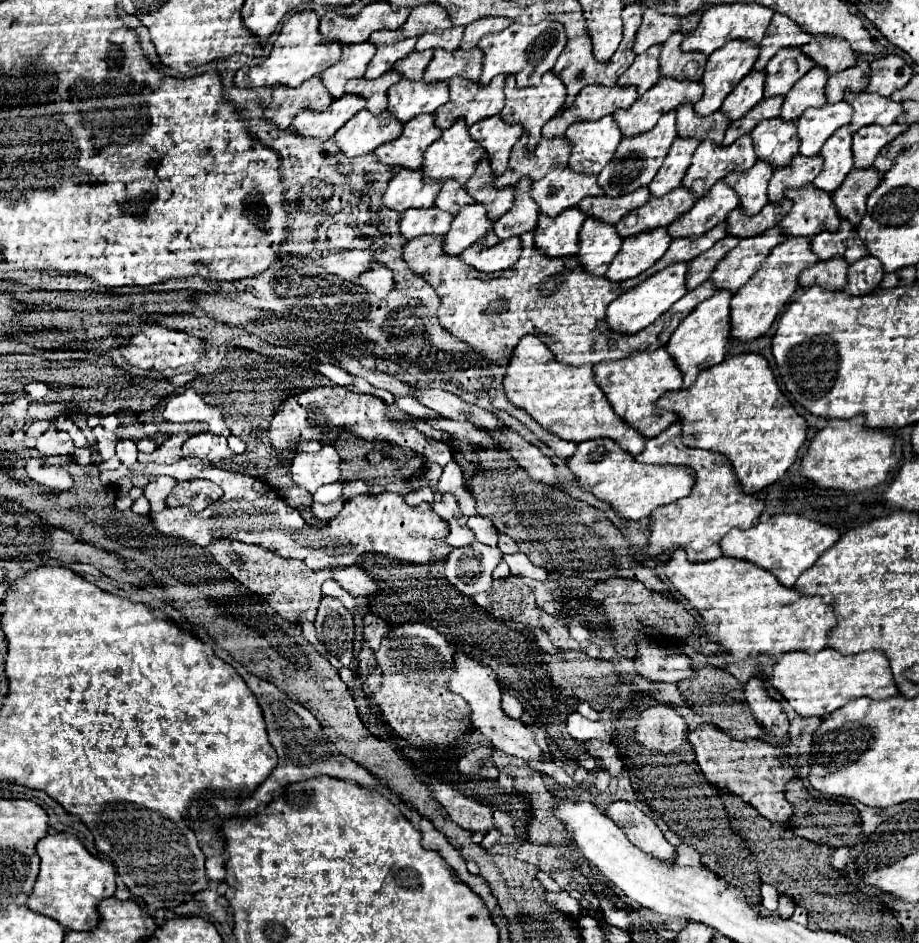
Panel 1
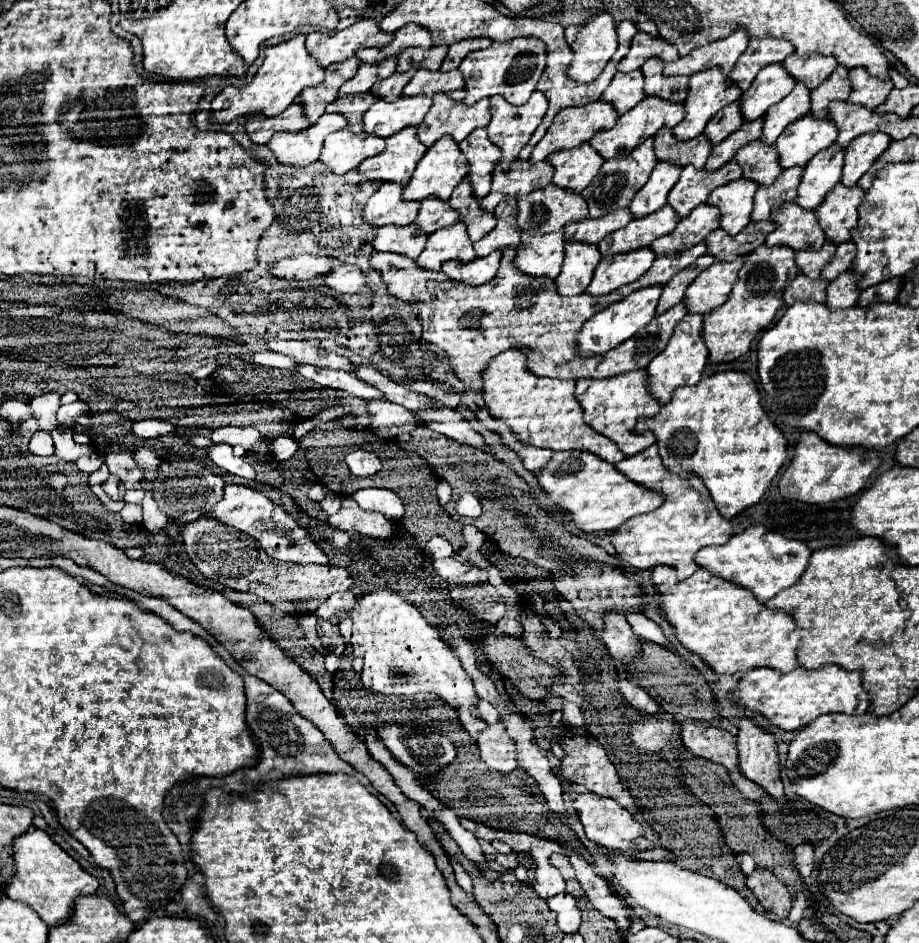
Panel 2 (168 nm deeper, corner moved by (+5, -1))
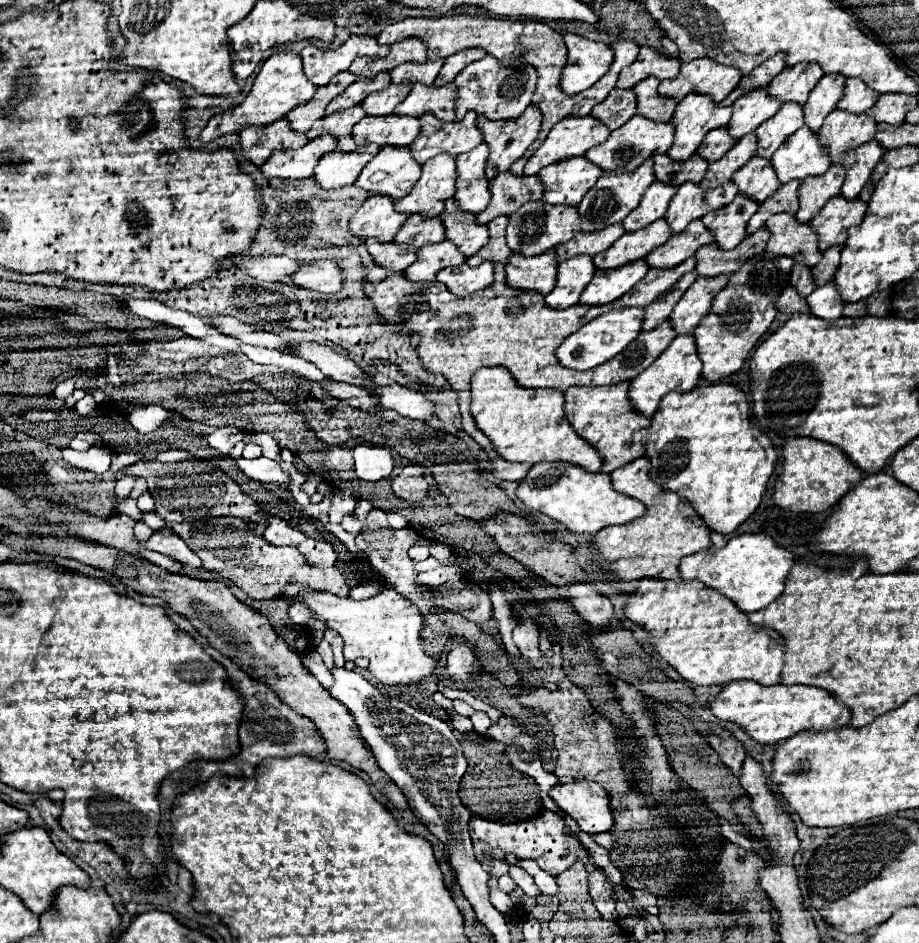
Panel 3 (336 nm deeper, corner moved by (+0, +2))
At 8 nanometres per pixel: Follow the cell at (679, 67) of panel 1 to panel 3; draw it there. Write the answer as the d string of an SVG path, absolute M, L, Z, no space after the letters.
M650 76L634 86L636 108L638 108L640 116L644 116L652 122L666 122L672 118L676 104L674 104L674 100L664 100L658 96L658 92L656 92L658 84L660 84L660 80L654 80Z

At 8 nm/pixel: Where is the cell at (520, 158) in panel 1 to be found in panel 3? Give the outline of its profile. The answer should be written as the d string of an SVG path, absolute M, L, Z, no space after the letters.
M506 172L502 176L496 176L490 182L490 194L492 194L492 200L490 200L488 208L476 216L476 224L490 224L498 216L510 216L512 212L516 212L522 204L526 204L530 200L540 200L542 184L538 184L538 176L512 176L510 172Z

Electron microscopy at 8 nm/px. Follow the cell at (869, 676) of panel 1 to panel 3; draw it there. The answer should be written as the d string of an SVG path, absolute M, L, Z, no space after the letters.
M736 680L722 686L718 698L710 702L710 710L718 720L728 720L744 728L748 736L758 744L778 744L802 730L814 730L814 732L834 730L846 726L852 716L844 704L834 702L834 698L822 688L796 686L796 684L760 686L754 684L752 680Z

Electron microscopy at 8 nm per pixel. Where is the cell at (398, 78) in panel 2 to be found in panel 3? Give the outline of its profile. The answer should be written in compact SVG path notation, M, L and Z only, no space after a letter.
M390 84L386 90L366 96L366 100L362 100L362 108L368 116L388 116L408 96L410 88L412 84Z

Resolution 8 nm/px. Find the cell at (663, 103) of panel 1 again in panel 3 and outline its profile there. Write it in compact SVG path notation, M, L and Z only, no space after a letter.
M636 114L634 120L628 120L622 128L610 132L610 136L608 136L608 140L604 144L598 144L598 148L590 148L590 152L586 152L586 160L590 160L592 164L596 164L598 168L602 168L604 172L614 172L614 174L634 172L654 152L666 154L666 150L672 144L672 136L674 136L672 130L674 130L672 122L666 122L666 124L648 124L648 120L642 120L642 116Z

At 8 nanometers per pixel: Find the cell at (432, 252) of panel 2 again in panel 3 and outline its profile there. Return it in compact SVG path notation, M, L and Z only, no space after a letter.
M442 240L442 242L438 242L438 244L428 244L426 248L420 248L420 250L416 252L416 262L406 268L404 276L406 276L408 280L412 280L412 282L420 282L420 280L432 282L432 280L436 280L436 274L438 274L442 268L460 266L462 262L466 262L466 260L462 260L462 256L458 256L458 248L454 248L454 244L446 244L446 240Z

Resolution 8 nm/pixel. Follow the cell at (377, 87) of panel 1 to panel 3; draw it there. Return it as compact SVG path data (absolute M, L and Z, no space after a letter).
M354 106L354 108L348 108L346 112L338 112L334 116L324 116L322 120L314 122L310 126L310 130L306 132L306 138L308 140L314 140L318 136L324 136L324 134L330 134L334 136L336 140L344 138L344 136L350 136L352 132L352 126L362 120L366 114L362 112L362 106Z

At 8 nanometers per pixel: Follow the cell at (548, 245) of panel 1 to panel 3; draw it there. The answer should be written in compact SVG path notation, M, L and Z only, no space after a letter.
M554 252L550 256L518 256L512 254L506 264L506 286L516 290L534 290L546 296L556 284L556 270Z

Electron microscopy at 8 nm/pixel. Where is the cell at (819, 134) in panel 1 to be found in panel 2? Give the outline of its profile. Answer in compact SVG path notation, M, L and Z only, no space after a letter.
M805 115L795 123L789 123L775 145L779 151L779 161L787 169L793 165L807 165L815 153L829 147L835 139L837 127L833 119Z

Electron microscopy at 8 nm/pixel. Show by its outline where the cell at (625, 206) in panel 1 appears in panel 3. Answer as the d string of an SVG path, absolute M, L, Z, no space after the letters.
M612 224L610 228L604 228L602 232L592 232L592 234L578 232L578 236L574 236L574 240L570 240L570 244L562 244L562 248L556 248L556 260L564 262L564 260L580 256L580 254L596 256L596 254L604 252L606 248L610 248L622 234L624 234L622 224Z

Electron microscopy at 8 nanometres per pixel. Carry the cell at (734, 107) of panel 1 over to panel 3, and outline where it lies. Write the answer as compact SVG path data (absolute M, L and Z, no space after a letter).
M716 128L714 132L706 134L706 140L700 144L698 148L698 156L702 156L708 162L716 162L720 160L730 148L734 146L734 140L730 140L730 134L726 132L726 128Z

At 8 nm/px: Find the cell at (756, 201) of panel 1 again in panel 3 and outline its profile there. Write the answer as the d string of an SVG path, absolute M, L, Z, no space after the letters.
M736 196L730 206L718 212L710 212L710 216L704 216L702 222L712 232L718 248L732 250L746 236L746 222L756 210L758 204L754 204L754 200L746 200L746 196Z

